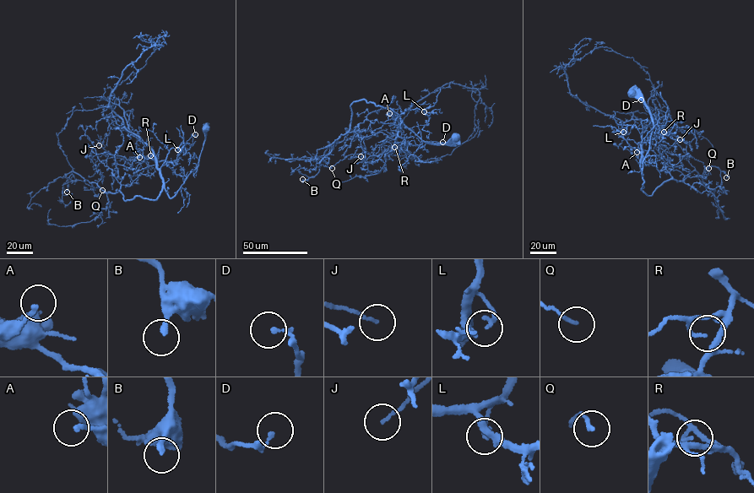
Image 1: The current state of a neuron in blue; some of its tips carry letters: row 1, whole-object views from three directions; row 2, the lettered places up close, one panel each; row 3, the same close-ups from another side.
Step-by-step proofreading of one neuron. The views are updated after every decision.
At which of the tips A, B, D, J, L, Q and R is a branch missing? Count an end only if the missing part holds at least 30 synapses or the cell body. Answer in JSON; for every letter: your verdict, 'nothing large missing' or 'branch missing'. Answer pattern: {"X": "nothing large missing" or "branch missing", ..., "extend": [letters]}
{"A": "nothing large missing", "B": "nothing large missing", "D": "nothing large missing", "J": "nothing large missing", "L": "nothing large missing", "Q": "nothing large missing", "R": "nothing large missing", "extend": []}

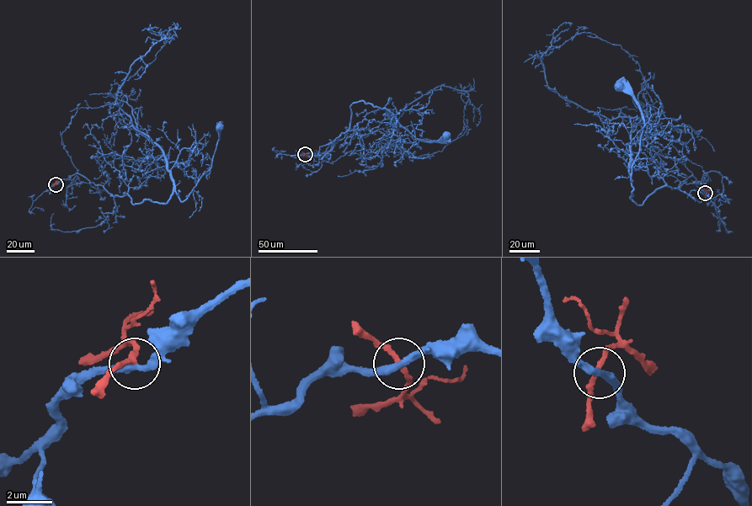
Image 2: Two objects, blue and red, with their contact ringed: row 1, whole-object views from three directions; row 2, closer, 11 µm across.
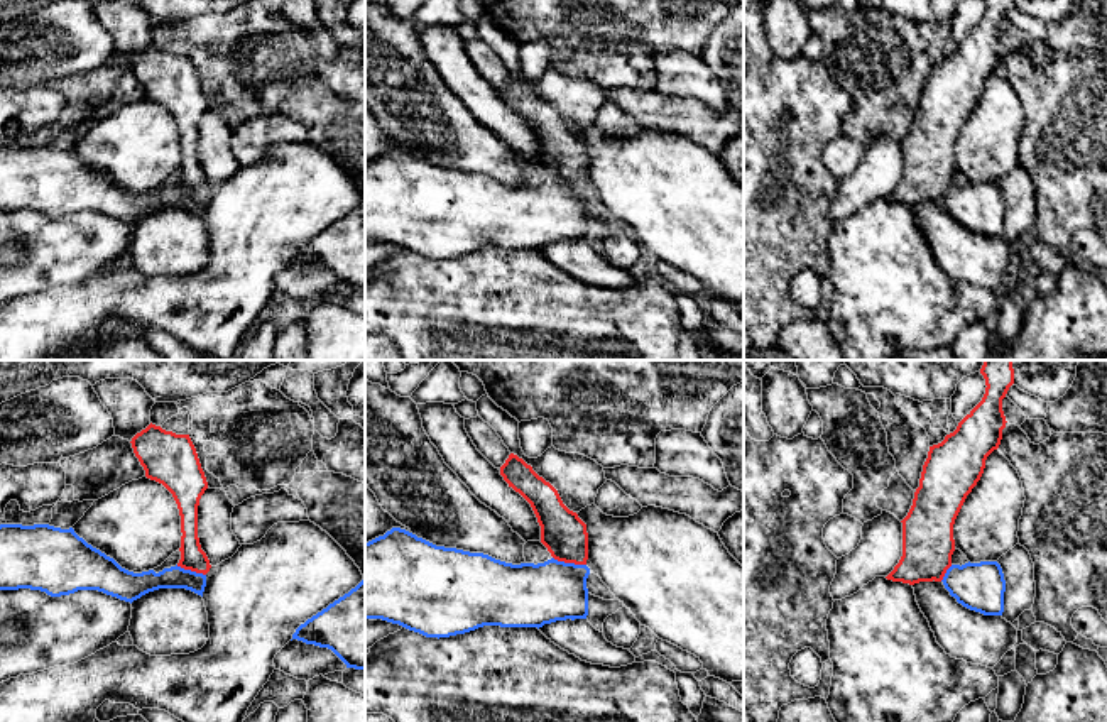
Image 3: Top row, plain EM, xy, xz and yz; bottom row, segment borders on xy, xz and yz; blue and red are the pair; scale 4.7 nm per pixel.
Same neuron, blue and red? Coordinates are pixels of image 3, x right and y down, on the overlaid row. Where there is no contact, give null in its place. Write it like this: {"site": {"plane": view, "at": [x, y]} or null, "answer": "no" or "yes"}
{"site": {"plane": "xz", "at": [570, 563]}, "answer": "yes"}

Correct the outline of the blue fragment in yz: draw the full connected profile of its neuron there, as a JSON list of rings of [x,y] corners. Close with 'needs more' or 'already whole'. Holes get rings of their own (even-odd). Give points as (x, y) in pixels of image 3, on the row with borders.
[[[984,360],[980,374],[985,379],[982,401],[958,423],[957,429],[938,445],[930,446],[923,465],[919,487],[903,522],[903,556],[886,577],[892,582],[919,583],[941,582],[963,607],[984,615],[1002,615],[1006,580],[997,561],[953,565],[953,524],[972,489],[980,480],[987,457],[999,448],[1006,416],[1002,399],[1014,384],[1012,360]]] | needs more

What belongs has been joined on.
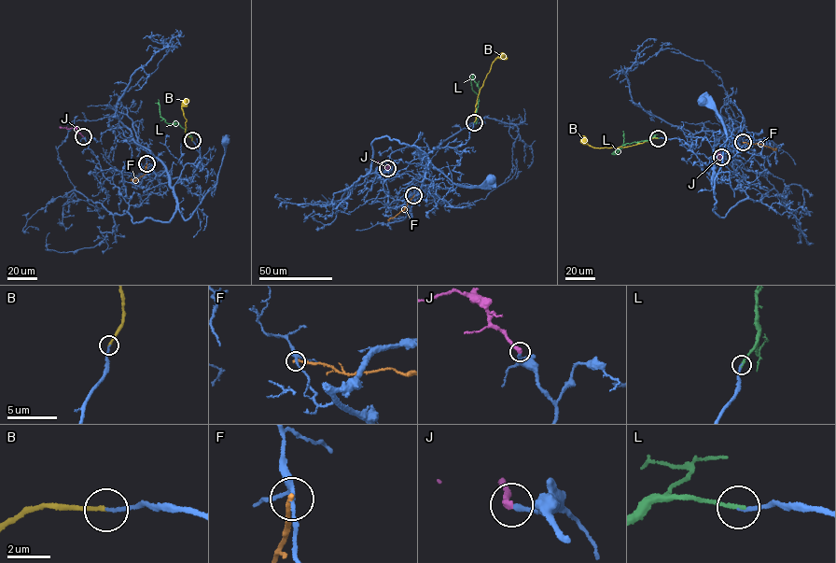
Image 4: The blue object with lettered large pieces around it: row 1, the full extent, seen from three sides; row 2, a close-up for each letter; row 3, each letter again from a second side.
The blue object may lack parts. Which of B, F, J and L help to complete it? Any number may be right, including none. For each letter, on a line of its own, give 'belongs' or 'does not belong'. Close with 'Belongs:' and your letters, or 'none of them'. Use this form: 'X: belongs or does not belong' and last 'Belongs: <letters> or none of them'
B: does not belong
F: does not belong
J: belongs
L: belongs
Belongs: J, L

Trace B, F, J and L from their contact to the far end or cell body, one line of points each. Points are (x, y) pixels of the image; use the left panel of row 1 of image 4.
B: (192, 140), (185, 132), (187, 120), (182, 108), (188, 99)
F: (146, 163), (145, 174), (133, 180), (132, 178)
J: (83, 136), (73, 127), (59, 126)
L: (192, 140), (178, 123), (166, 122), (160, 117), (158, 99)

